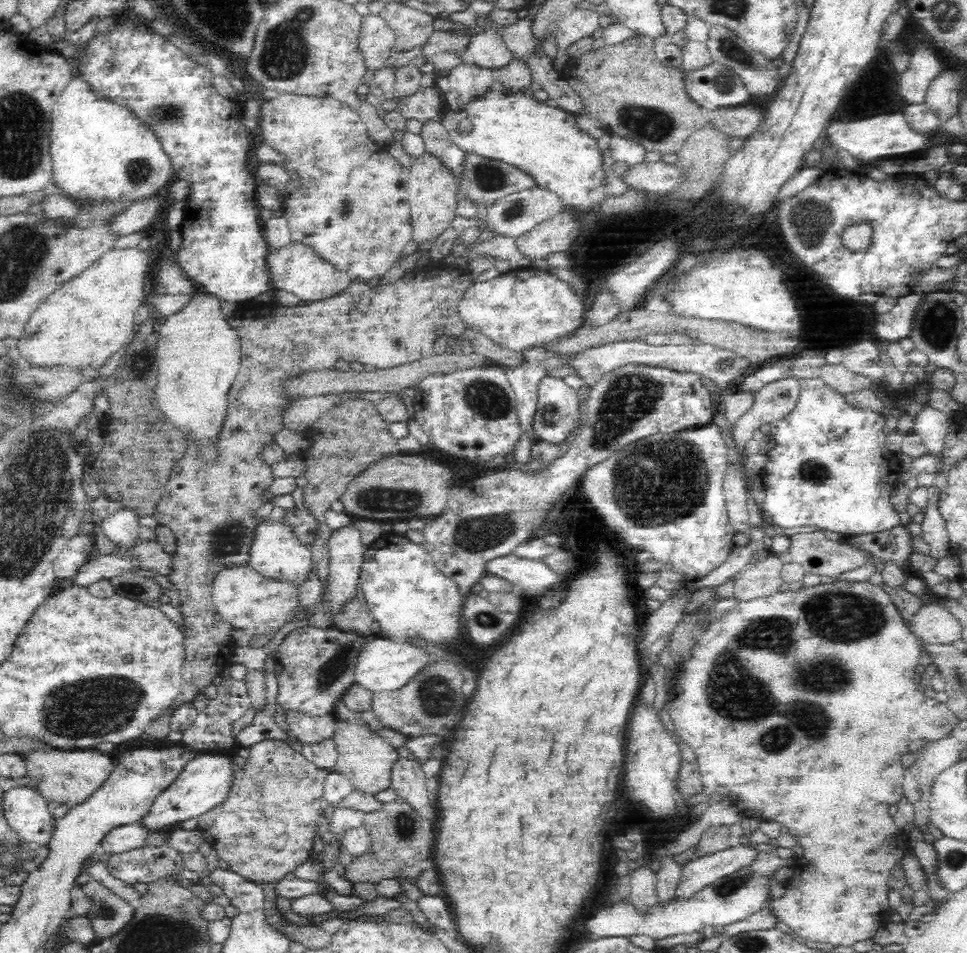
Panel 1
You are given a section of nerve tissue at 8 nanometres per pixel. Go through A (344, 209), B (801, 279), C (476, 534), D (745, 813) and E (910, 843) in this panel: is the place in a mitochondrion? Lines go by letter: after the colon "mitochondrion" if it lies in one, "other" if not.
A: mitochondrion
B: other
C: mitochondrion
D: other
E: other

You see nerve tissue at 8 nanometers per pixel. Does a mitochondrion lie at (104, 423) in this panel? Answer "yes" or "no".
no

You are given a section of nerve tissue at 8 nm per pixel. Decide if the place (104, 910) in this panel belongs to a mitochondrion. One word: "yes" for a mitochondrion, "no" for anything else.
yes

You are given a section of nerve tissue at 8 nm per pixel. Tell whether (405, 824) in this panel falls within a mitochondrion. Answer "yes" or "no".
yes

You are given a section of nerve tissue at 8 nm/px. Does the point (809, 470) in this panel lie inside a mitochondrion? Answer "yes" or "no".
yes

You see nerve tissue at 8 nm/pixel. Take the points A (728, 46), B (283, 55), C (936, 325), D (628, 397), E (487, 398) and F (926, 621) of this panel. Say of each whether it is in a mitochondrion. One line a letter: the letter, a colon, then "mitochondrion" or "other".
A: mitochondrion
B: mitochondrion
C: mitochondrion
D: mitochondrion
E: mitochondrion
F: other

